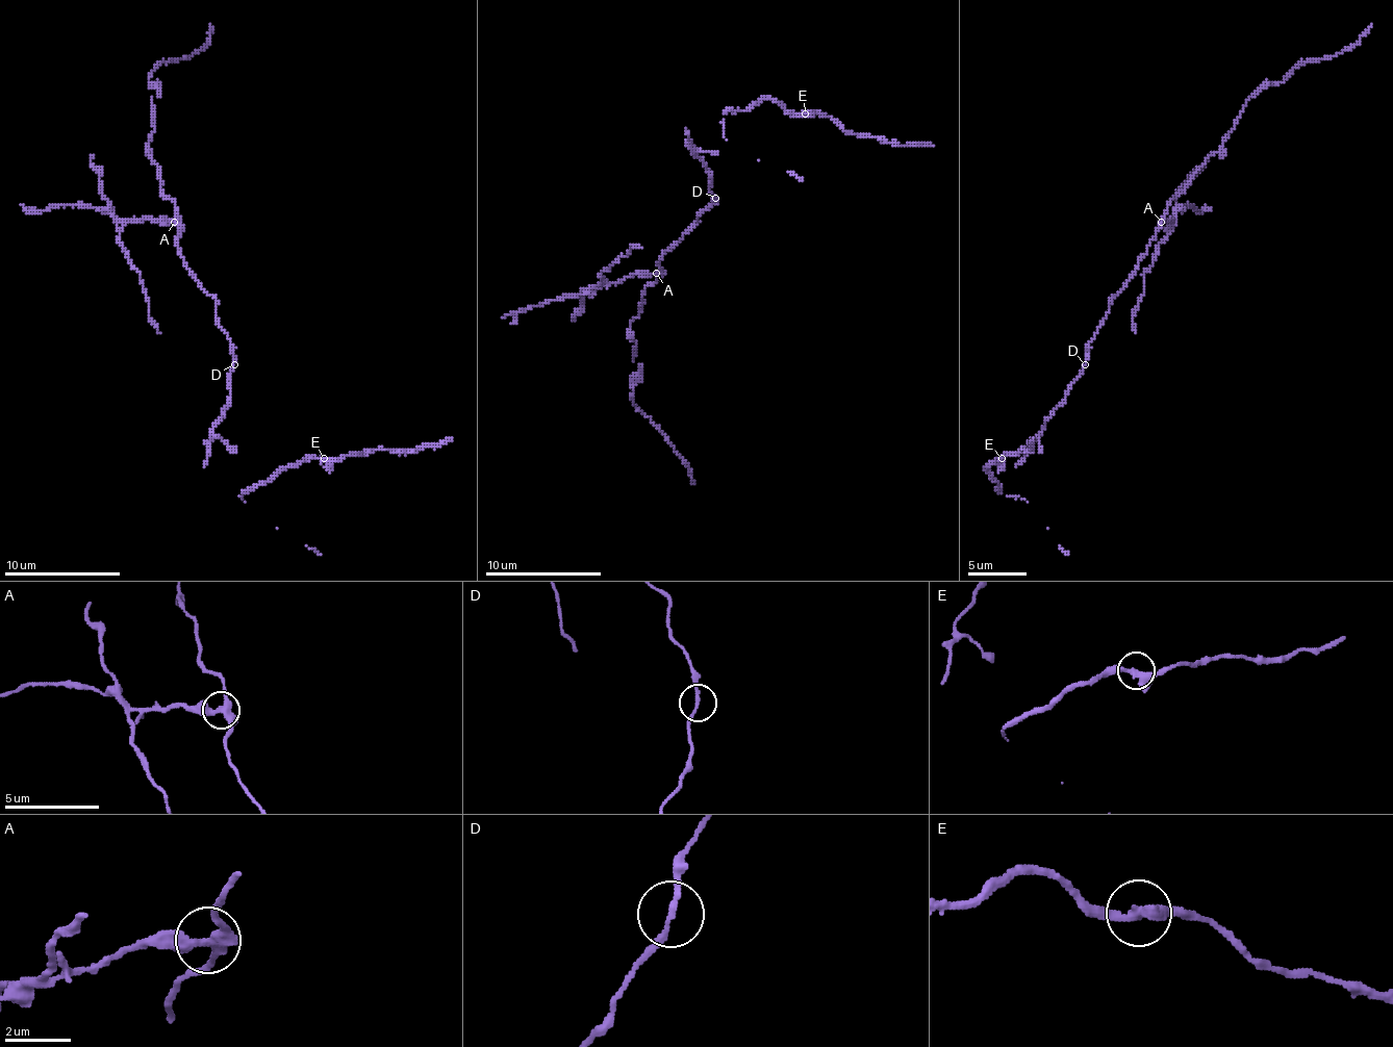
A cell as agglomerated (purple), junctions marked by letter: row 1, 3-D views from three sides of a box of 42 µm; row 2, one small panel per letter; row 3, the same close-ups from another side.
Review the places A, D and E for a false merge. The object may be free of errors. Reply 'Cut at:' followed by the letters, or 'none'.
Cut at: A

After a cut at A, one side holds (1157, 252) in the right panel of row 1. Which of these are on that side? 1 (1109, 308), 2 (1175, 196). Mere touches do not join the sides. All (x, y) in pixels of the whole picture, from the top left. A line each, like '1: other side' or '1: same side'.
1: other side
2: other side

